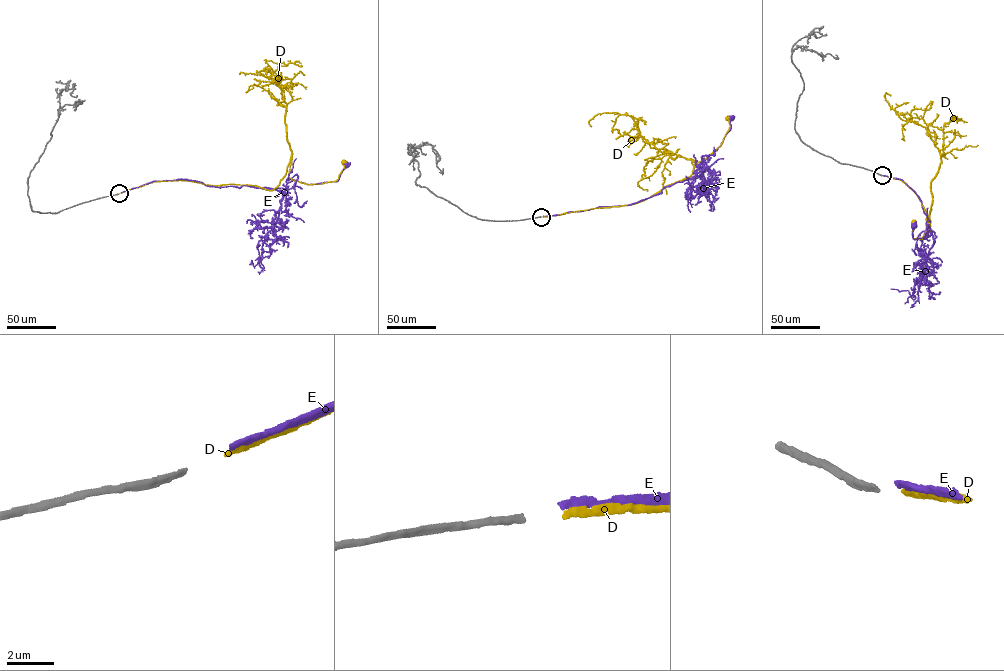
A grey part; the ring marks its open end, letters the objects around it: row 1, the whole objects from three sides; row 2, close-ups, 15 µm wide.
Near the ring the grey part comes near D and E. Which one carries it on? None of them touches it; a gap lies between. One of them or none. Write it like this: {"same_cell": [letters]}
{"same_cell": ["D"]}

